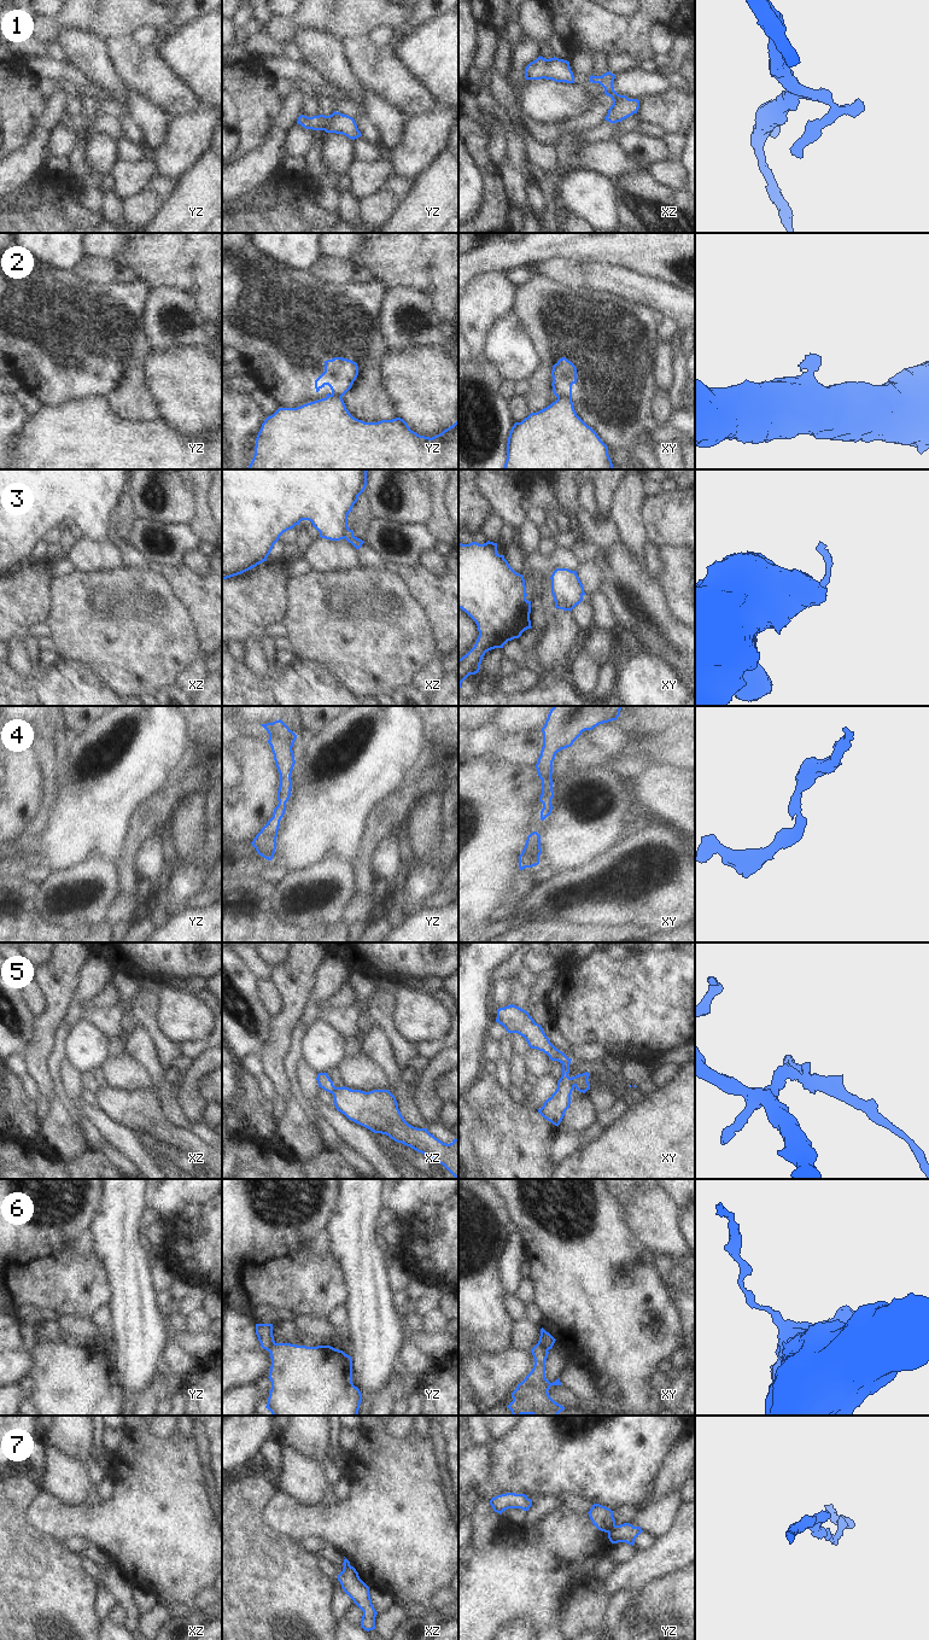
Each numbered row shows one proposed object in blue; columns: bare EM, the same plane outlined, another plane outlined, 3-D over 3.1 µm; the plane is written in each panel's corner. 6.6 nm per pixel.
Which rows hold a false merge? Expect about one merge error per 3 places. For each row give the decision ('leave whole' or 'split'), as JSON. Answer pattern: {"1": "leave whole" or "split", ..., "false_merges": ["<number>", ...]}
{"1": "leave whole", "2": "split", "3": "split", "4": "leave whole", "5": "split", "6": "split", "7": "split", "false_merges": ["2", "3", "5", "6", "7"]}

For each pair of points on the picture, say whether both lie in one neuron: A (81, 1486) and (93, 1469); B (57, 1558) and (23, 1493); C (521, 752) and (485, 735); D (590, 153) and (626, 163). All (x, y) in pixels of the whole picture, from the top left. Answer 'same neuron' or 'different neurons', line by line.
A: different neurons
B: same neuron
C: same neuron
D: same neuron

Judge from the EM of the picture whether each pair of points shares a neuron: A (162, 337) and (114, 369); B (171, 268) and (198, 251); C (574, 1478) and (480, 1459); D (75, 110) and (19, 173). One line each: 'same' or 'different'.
A: different
B: same
C: same
D: different

